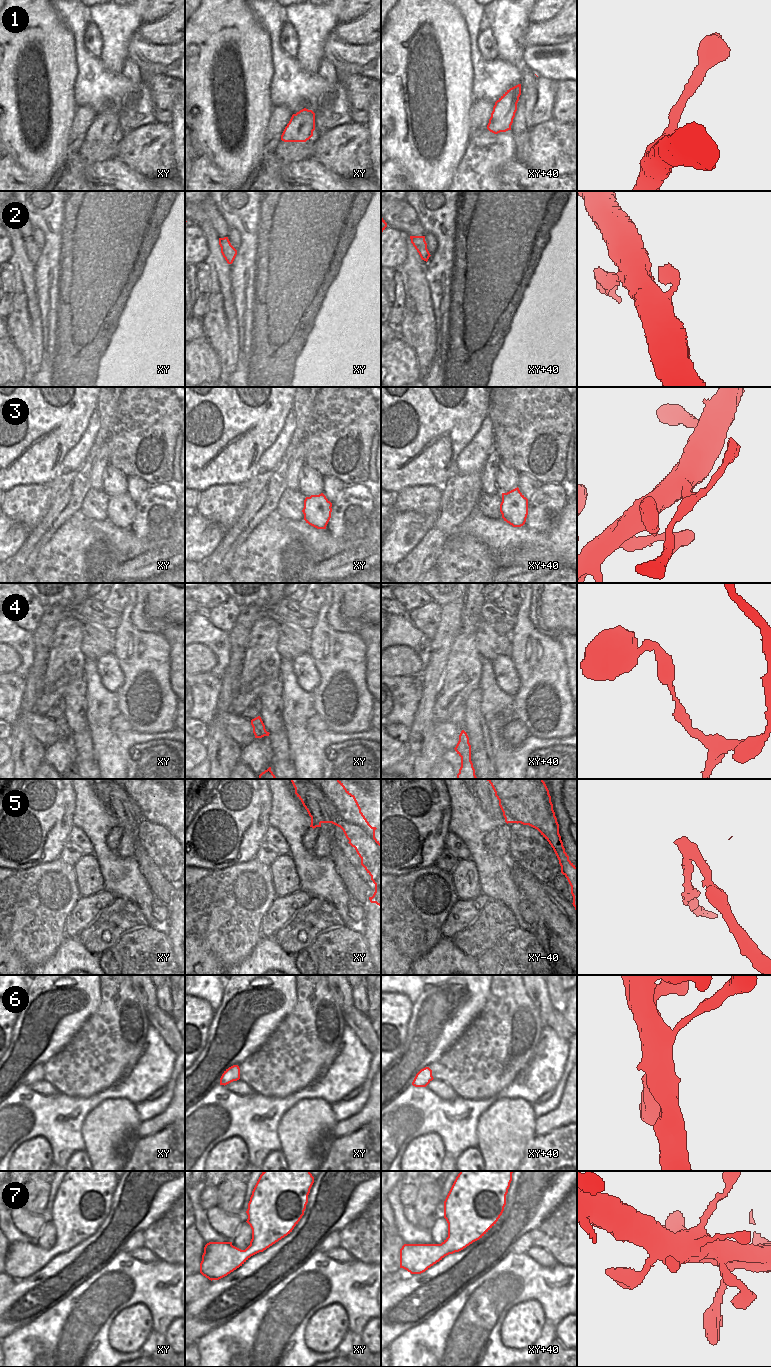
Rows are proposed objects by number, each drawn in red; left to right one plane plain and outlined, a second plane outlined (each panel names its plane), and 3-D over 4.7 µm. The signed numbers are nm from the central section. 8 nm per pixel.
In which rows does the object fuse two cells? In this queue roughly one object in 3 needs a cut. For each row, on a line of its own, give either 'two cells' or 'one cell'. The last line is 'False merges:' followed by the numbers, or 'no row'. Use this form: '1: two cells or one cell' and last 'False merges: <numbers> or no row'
1: one cell
2: one cell
3: two cells
4: one cell
5: two cells
6: one cell
7: one cell
False merges: 3, 5

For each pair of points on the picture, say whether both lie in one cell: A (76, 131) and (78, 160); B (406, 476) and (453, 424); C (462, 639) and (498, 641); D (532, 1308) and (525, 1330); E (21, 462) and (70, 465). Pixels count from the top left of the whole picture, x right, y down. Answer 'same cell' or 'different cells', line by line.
A: different cells
B: same cell
C: different cells
D: same cell
E: different cells

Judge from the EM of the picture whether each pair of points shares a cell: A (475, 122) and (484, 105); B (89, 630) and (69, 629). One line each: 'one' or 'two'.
A: one
B: two

